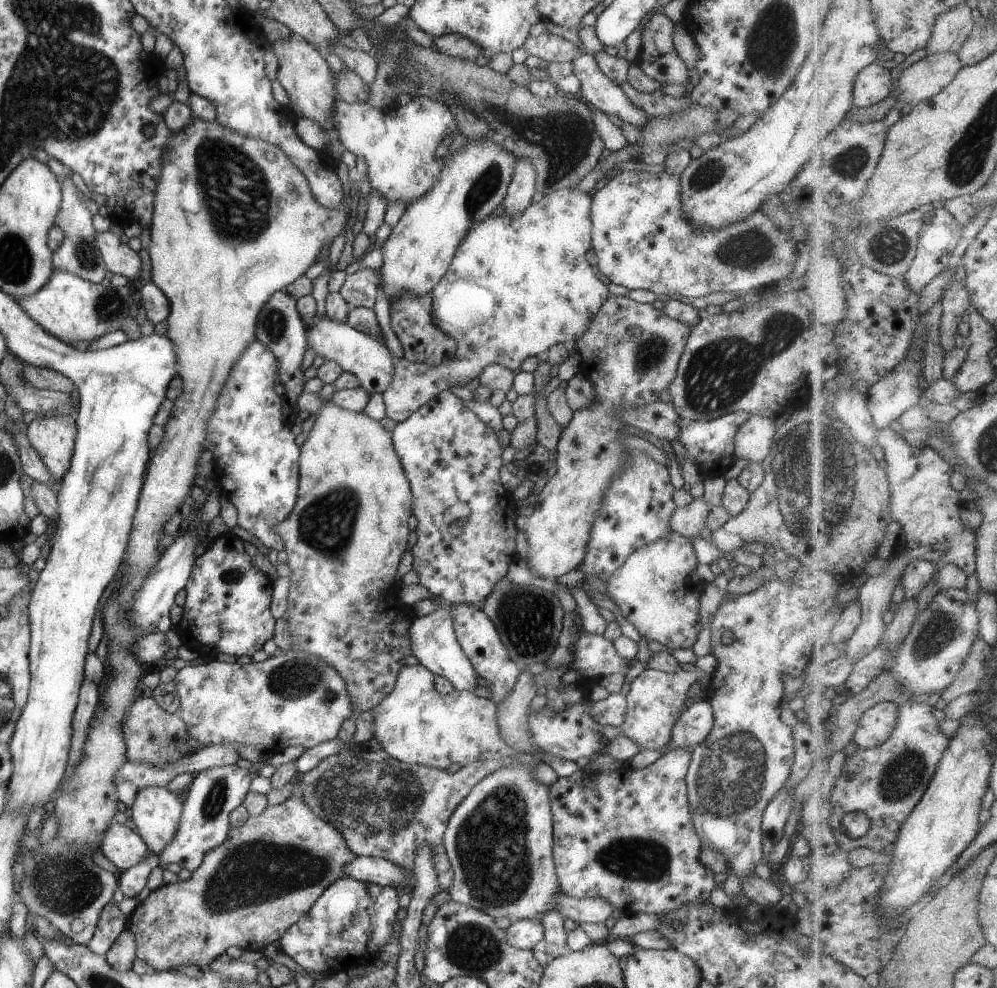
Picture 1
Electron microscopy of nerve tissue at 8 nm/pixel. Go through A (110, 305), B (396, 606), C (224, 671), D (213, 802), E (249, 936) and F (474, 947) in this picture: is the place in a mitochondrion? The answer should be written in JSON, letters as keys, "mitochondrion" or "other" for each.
{"A":"mitochondrion","B":"other","C":"other","D":"mitochondrion","E":"other","F":"mitochondrion"}

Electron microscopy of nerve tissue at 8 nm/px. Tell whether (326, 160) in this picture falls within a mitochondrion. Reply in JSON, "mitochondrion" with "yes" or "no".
{"mitochondrion":"no"}

